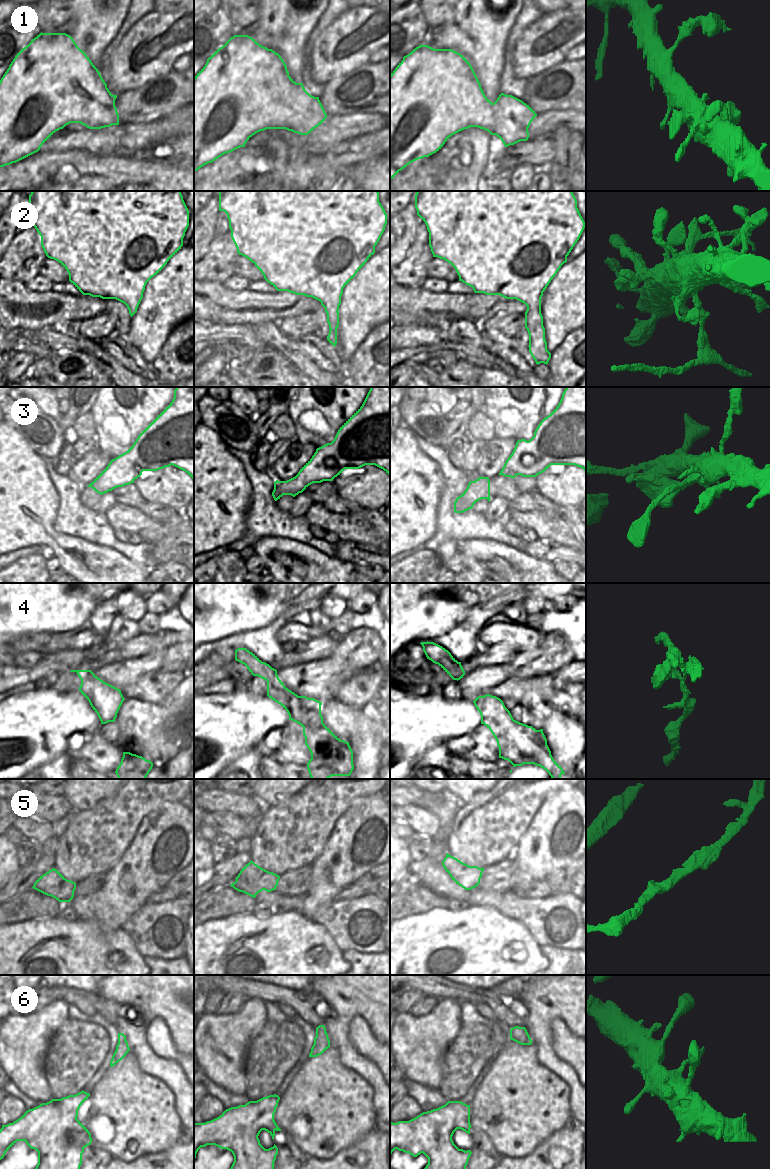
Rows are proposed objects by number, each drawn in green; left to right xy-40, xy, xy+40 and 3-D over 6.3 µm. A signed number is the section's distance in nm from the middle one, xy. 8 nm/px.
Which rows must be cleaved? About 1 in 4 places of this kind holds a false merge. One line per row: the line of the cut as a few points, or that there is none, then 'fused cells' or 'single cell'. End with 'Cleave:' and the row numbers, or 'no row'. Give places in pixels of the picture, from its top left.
1: no cut; single cell
2: cut in xy+40 along (540, 306), (533, 308), (527, 330); fused cells
3: no cut; single cell
4: no cut; single cell
5: no cut; single cell
6: no cut; single cell
Cleave: 2

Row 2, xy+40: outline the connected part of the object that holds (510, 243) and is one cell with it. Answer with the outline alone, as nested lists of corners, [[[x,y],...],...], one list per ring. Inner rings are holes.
[[[417,191],[415,194],[417,215],[425,222],[429,232],[429,246],[433,257],[444,259],[456,270],[459,281],[473,288],[475,293],[500,295],[506,299],[516,299],[527,306],[525,328],[529,330],[534,307],[541,307],[543,292],[555,277],[567,256],[579,240],[585,222],[577,208],[577,200],[572,191]]]

